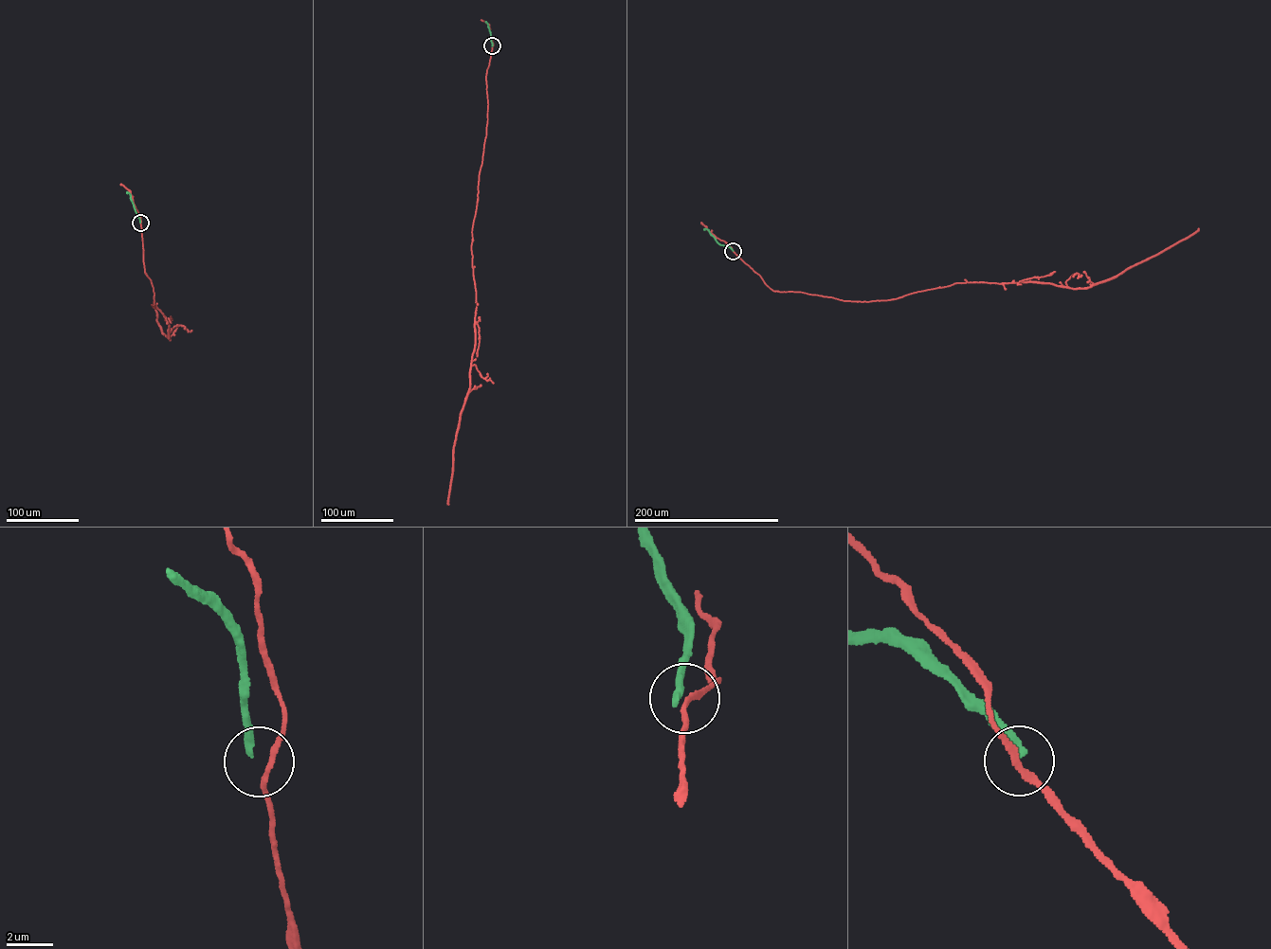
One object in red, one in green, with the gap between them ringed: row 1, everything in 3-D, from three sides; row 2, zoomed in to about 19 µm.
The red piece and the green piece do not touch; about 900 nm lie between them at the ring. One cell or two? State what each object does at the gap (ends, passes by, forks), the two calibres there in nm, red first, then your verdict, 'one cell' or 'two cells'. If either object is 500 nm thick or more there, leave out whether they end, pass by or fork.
red passes by; green ends; calibres 240 and 300 nm; two cells

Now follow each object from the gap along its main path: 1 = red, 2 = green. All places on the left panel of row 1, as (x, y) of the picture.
1: (140, 223), (145, 272), (154, 295), (154, 308), (151, 304), (165, 317), (170, 340), (156, 321), (154, 300)
2: (140, 223), (126, 192)

